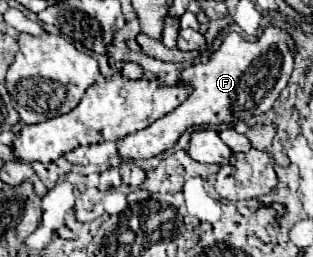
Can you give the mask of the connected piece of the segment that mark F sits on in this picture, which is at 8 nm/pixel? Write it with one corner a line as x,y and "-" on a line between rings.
266,25
256,41
244,39
240,33
232,31
222,41
220,49
214,51
208,61
190,65
182,71
180,81
194,85
192,95
178,105
166,117
154,121
150,127
124,137
118,153
122,159
150,159
178,141
178,137
194,125
232,125
234,121
244,121
252,115
266,113
280,91
286,87
290,73
294,69
296,41
284,29
276,25

